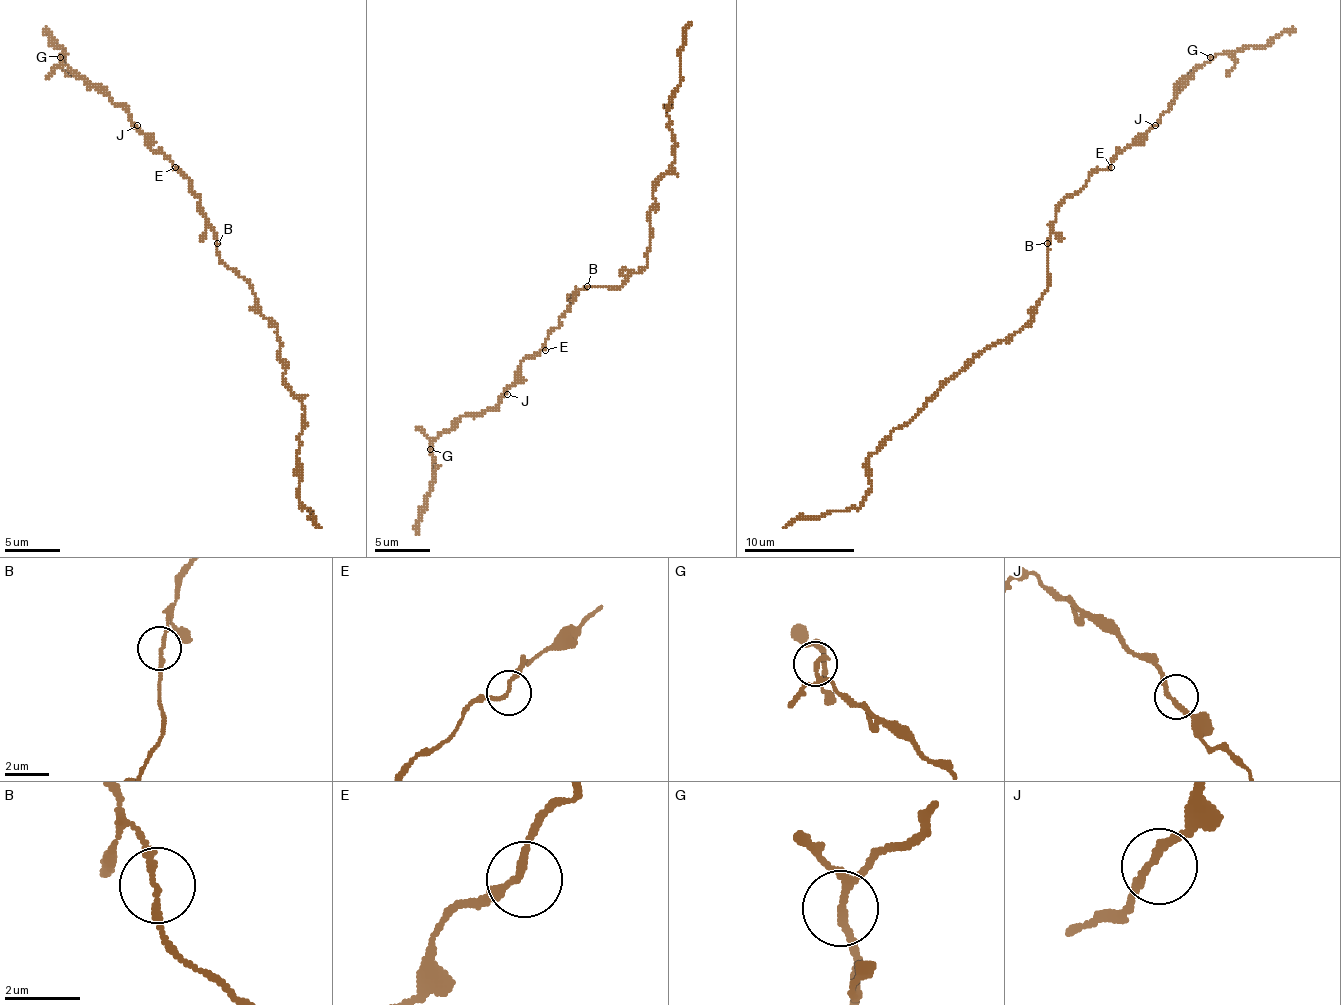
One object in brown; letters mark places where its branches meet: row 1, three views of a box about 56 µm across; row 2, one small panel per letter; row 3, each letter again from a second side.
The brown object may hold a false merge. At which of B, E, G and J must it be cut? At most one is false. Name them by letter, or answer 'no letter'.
no letter

